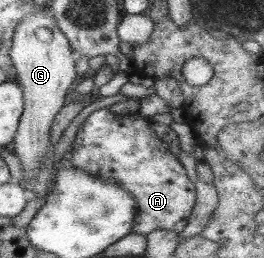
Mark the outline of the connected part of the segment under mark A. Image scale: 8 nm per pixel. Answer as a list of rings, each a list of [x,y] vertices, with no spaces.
[[[98,108],[83,120],[77,130],[64,160],[68,160],[74,170],[98,176],[106,184],[118,184],[118,188],[132,196],[136,208],[132,234],[146,236],[154,230],[182,232],[190,220],[195,188],[183,166],[168,153],[168,147],[153,135],[146,117],[137,112],[116,115],[108,108]]]

